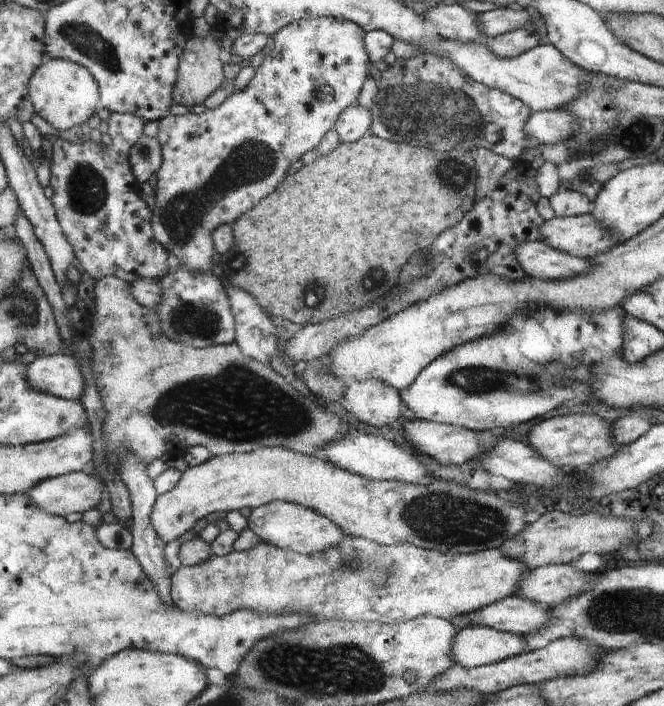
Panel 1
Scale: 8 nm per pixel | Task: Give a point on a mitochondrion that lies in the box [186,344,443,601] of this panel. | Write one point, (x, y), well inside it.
(353, 560)

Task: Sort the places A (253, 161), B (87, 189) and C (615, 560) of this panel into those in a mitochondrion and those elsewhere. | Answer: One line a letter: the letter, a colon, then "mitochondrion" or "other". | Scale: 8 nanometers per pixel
A: mitochondrion
B: mitochondrion
C: other

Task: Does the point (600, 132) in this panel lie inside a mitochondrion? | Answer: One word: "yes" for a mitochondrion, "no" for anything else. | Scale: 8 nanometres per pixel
yes

